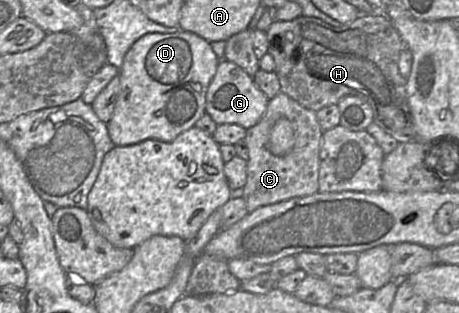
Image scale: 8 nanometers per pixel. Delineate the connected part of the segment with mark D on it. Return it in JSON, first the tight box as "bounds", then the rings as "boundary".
{"bounds":[107,32,219,146],"boundary":[[[192,32],[147,33],[133,43],[119,69],[119,95],[112,118],[107,123],[115,146],[128,146],[147,139],[169,142],[195,126],[206,113],[206,93],[219,59],[211,44]]]}

